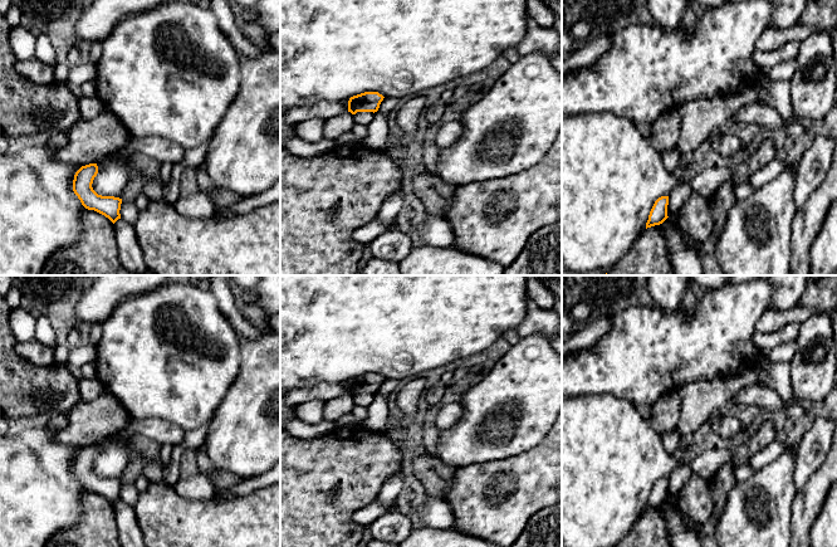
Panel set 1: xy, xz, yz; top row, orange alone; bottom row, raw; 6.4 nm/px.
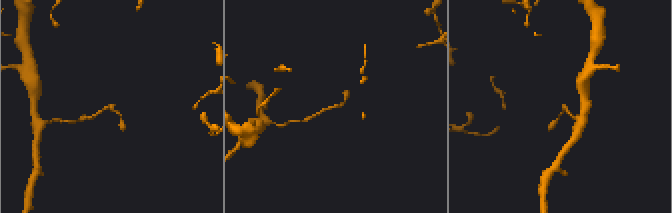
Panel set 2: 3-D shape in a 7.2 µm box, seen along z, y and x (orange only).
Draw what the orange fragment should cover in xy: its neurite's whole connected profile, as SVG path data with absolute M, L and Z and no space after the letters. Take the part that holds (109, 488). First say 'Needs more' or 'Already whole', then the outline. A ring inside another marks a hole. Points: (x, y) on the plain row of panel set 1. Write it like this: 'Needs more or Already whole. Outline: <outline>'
Already whole. Outline: M97 445L82 448L74 456L73 473L85 490L94 492L104 497L114 506L118 500L121 500L119 492L122 480L98 477L92 469L97 455Z

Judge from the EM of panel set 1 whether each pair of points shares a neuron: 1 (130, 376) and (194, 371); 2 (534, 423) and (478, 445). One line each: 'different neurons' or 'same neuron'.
1: same neuron
2: same neuron

